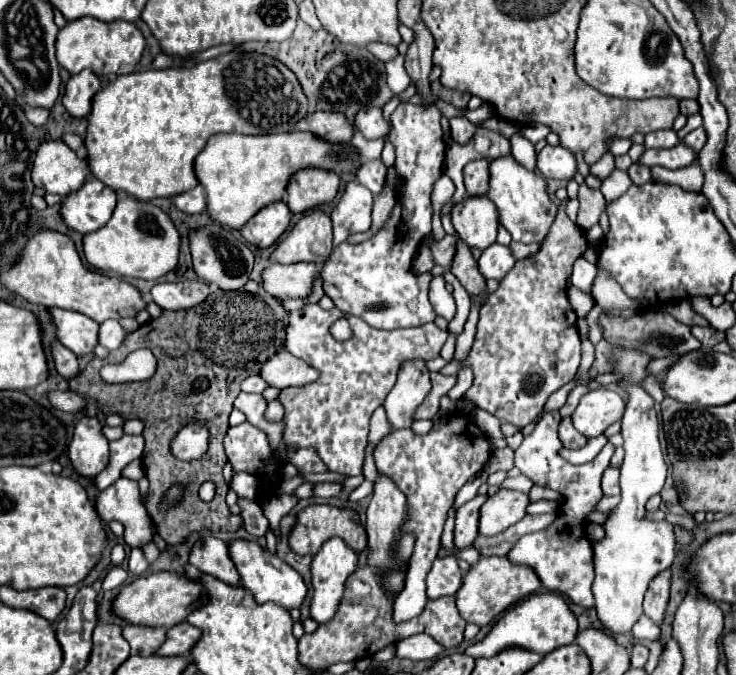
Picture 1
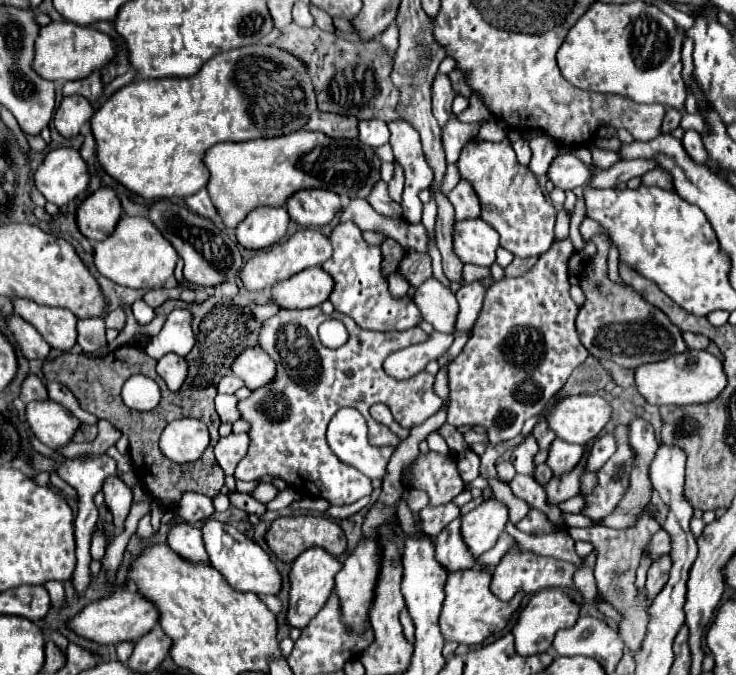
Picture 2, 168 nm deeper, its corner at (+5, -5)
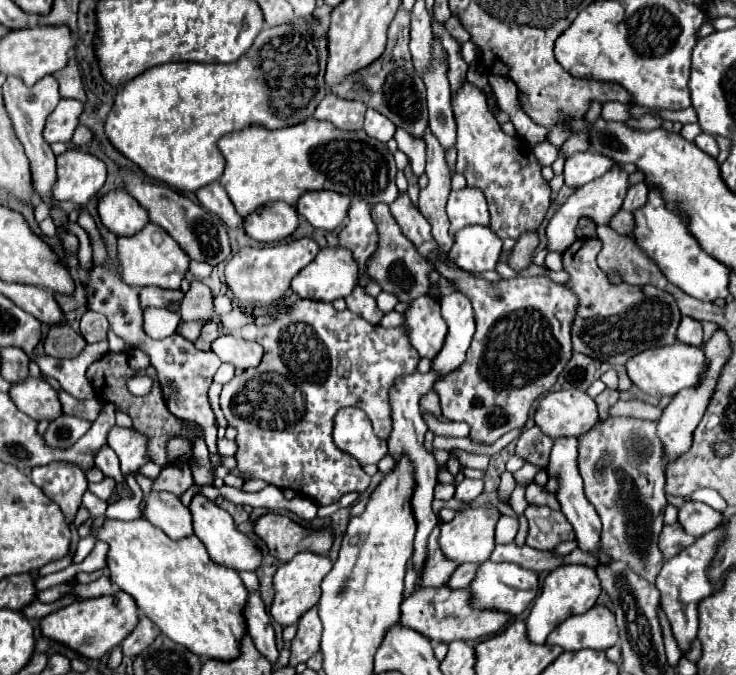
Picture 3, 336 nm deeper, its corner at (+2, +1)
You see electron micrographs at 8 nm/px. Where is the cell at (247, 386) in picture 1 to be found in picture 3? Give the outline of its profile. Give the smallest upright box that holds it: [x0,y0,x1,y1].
[213,364,235,384]

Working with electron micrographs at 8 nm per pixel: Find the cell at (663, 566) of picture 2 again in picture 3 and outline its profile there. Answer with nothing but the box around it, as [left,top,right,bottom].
[659,522,697,560]

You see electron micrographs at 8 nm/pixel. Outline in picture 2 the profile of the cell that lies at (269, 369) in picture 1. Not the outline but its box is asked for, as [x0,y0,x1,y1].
[232,348,276,390]

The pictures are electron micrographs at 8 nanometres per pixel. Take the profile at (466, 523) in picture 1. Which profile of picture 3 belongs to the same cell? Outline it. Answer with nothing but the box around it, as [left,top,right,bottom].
[419,528,457,588]

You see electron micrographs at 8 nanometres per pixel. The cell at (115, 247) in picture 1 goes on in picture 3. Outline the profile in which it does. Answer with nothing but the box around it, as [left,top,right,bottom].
[117,224,189,290]

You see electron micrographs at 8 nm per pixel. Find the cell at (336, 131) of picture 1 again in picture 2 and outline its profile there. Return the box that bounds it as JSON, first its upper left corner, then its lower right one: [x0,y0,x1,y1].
[304,112,358,138]

